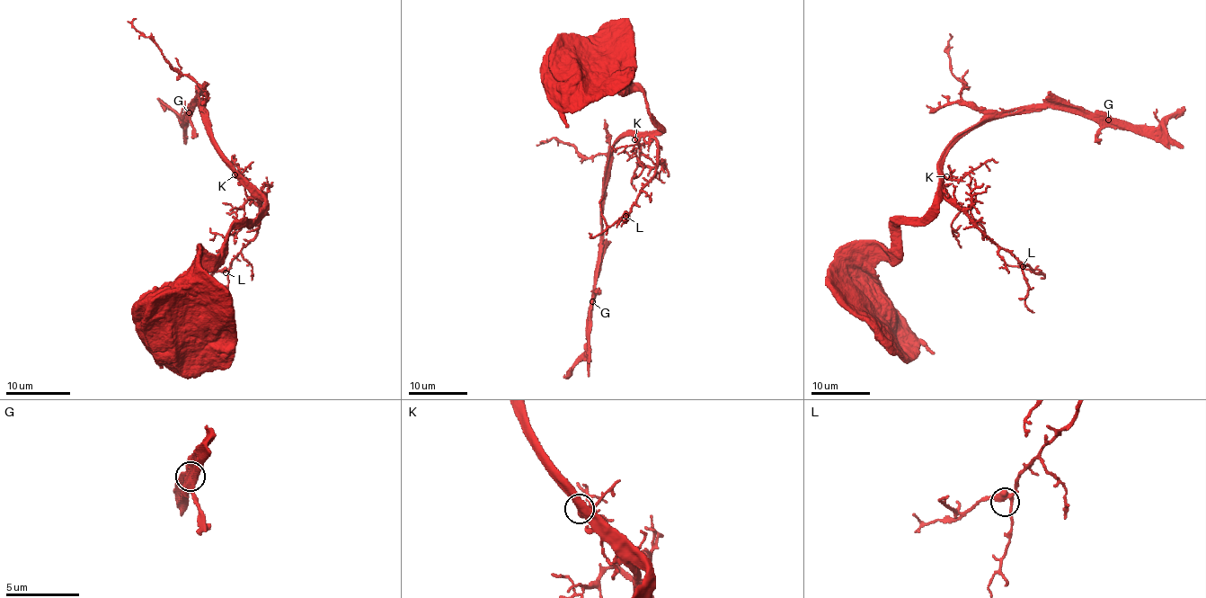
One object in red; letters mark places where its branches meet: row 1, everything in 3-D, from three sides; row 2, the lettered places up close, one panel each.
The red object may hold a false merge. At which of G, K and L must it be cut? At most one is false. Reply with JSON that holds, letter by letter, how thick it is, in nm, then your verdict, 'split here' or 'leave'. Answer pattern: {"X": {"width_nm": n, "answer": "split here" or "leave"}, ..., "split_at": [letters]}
{"G": {"width_nm": 600, "answer": "leave"}, "K": {"width_nm": 400, "answer": "leave"}, "L": {"width_nm": 400, "answer": "leave"}, "split_at": []}

